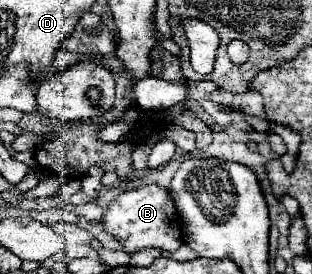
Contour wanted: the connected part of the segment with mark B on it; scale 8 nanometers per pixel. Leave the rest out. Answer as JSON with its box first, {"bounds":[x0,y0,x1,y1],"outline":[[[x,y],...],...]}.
{"bounds":[102,184,184,254],"outline":[[[148,184],[136,190],[126,190],[120,196],[116,196],[108,204],[102,216],[102,226],[104,226],[104,232],[120,240],[120,244],[124,246],[124,252],[128,254],[134,254],[144,248],[174,252],[184,244],[182,230],[180,230],[180,216],[172,202],[172,196],[166,188],[158,184]]]}

